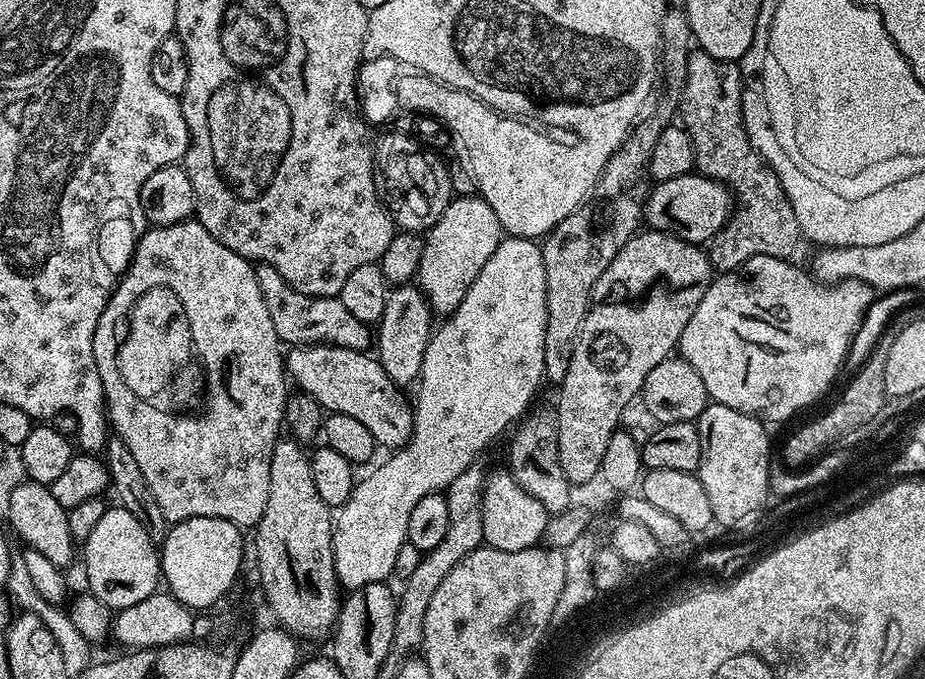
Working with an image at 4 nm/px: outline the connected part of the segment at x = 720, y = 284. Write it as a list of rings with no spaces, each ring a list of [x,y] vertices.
[[[755,256],[740,265],[736,271],[717,275],[706,290],[706,294],[702,294],[702,302],[698,302],[698,310],[690,314],[690,322],[686,322],[686,330],[682,330],[682,338],[678,345],[679,355],[686,362],[690,362],[694,370],[698,370],[698,378],[702,378],[709,397],[715,403],[730,406],[734,410],[742,410],[742,414],[757,416],[765,422],[790,419],[799,408],[810,407],[831,386],[832,379],[839,374],[840,367],[844,364],[844,355],[847,354],[848,347],[851,346],[852,339],[855,338],[856,331],[864,320],[864,315],[872,308],[872,299],[878,296],[877,289],[870,287],[865,280],[839,280],[837,284],[821,284],[805,269],[804,273],[802,269],[795,268],[792,262],[788,258],[779,260],[773,256]]]

